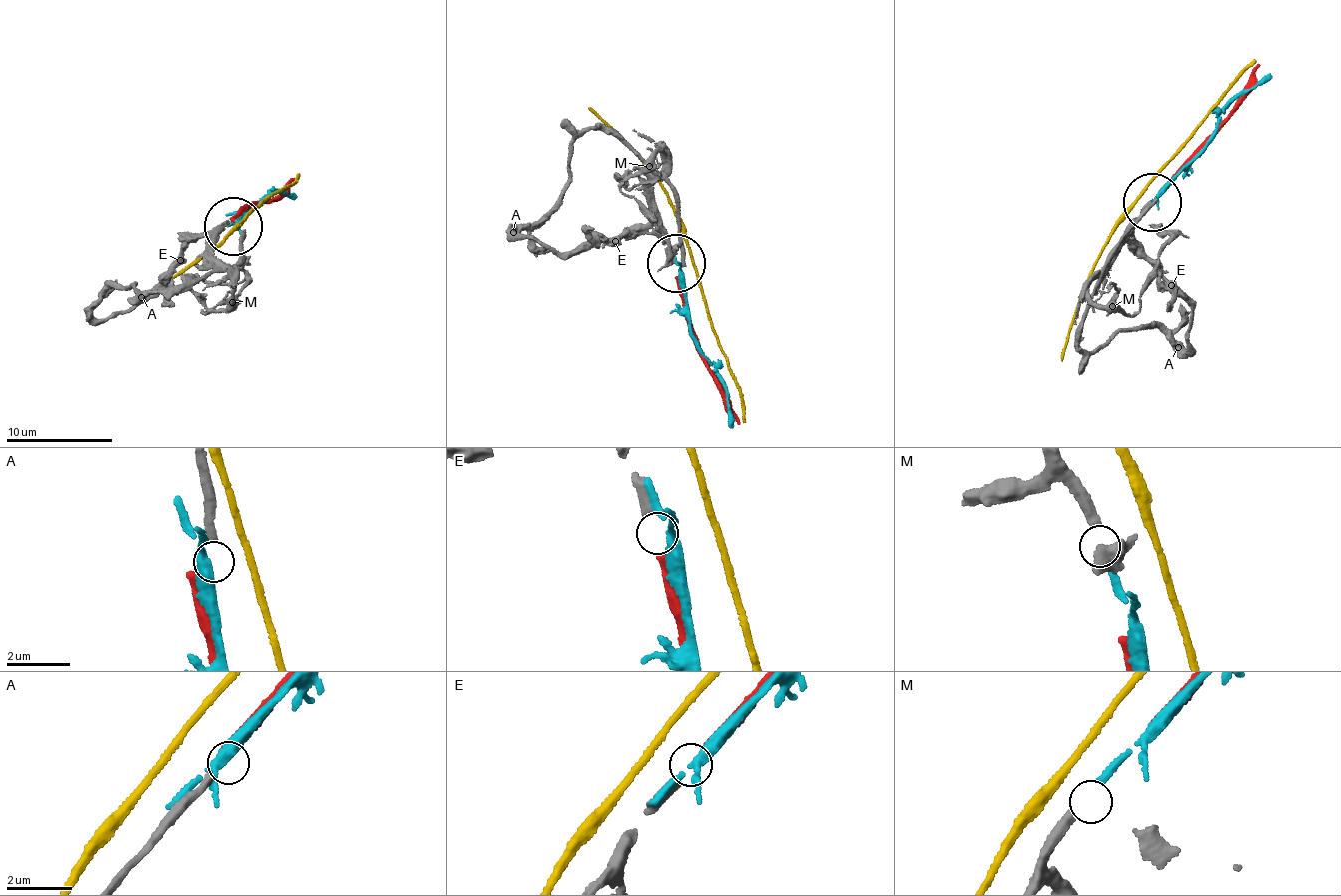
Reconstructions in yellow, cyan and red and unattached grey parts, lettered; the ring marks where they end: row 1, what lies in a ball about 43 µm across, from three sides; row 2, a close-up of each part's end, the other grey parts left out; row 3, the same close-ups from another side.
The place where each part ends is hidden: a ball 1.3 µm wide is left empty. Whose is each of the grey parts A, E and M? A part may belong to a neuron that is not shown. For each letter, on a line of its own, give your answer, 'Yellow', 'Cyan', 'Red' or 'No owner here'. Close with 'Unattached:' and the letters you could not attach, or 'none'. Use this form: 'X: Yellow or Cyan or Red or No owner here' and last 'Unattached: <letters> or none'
A: No owner here
E: Red
M: Cyan
Unattached: A

